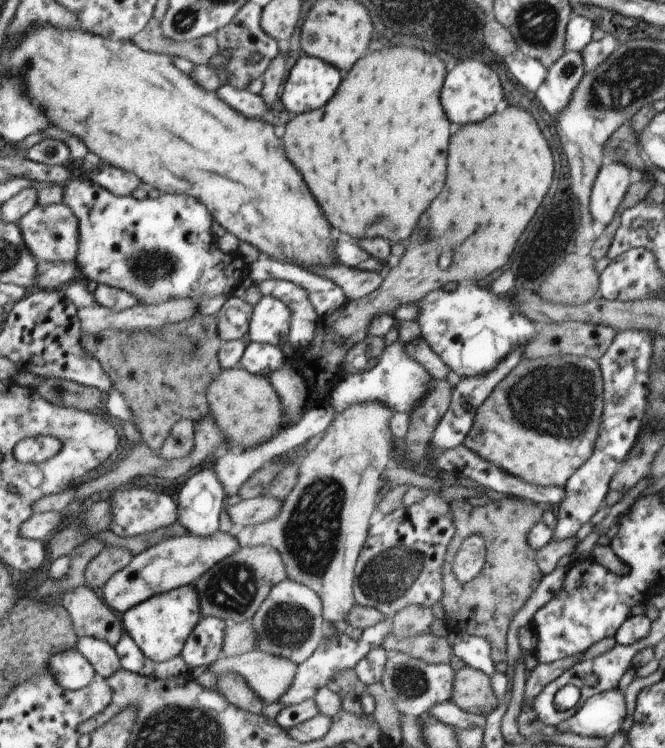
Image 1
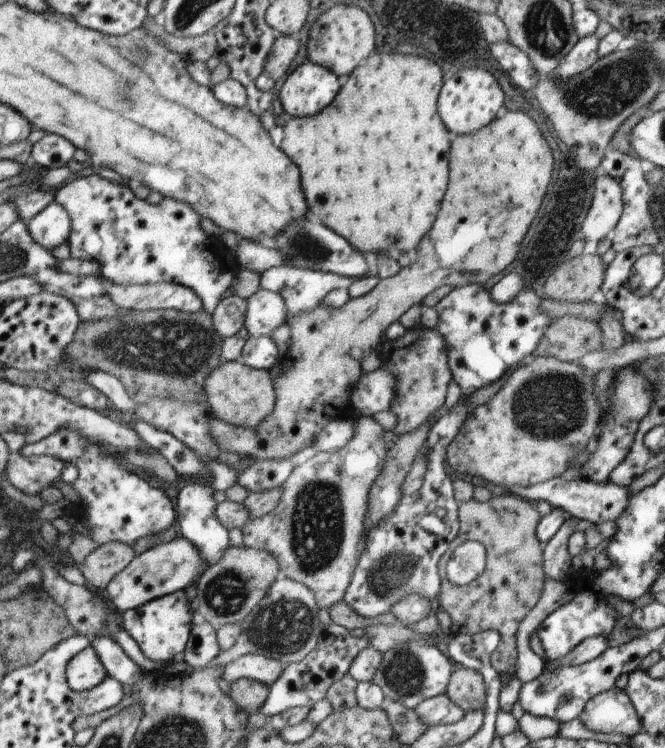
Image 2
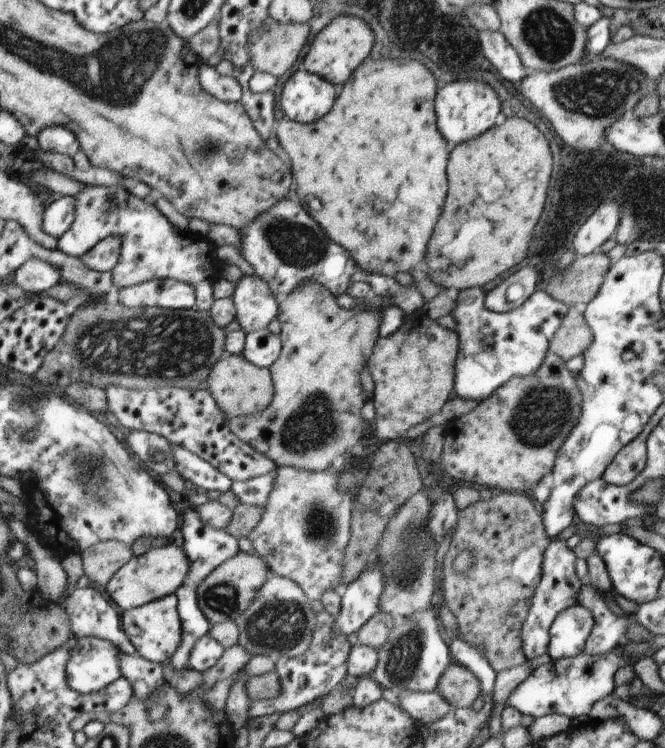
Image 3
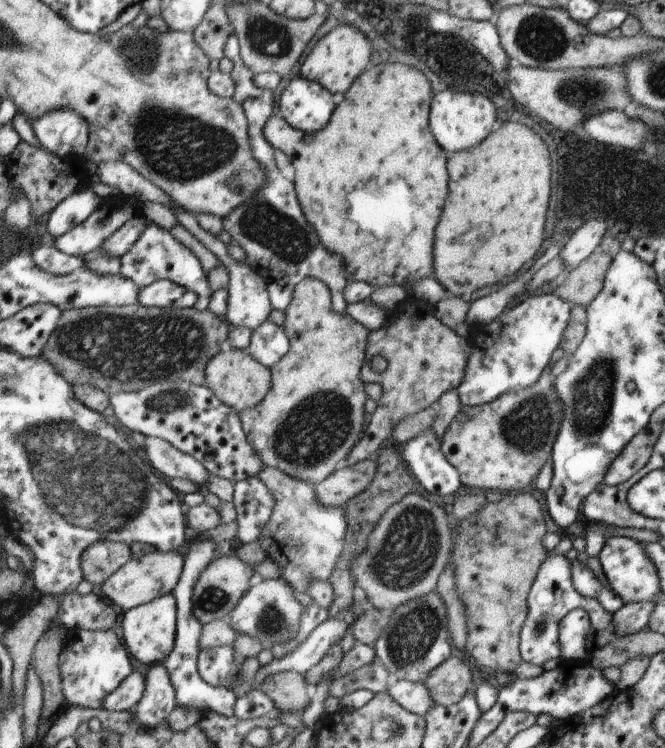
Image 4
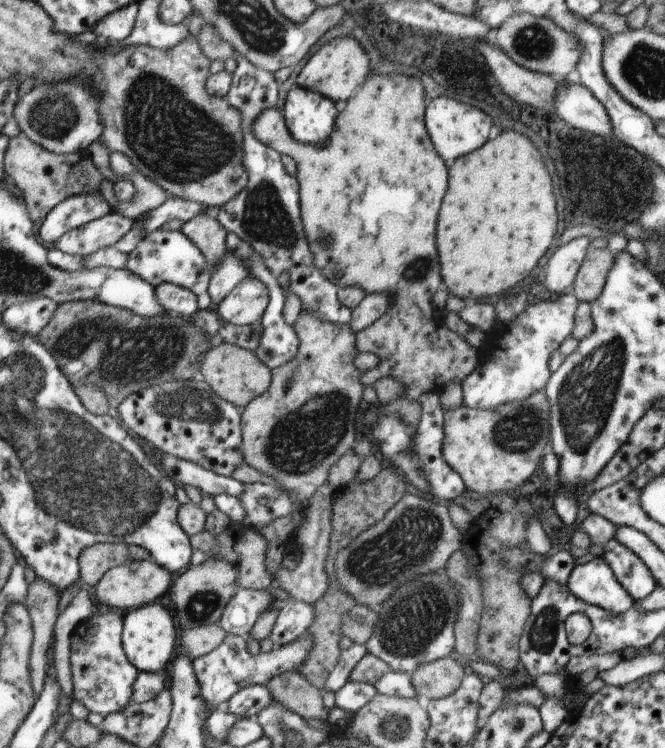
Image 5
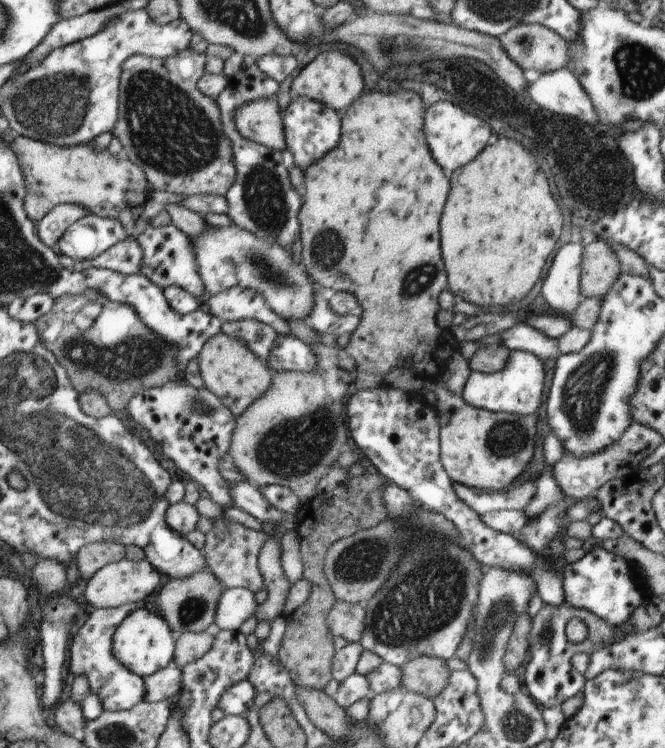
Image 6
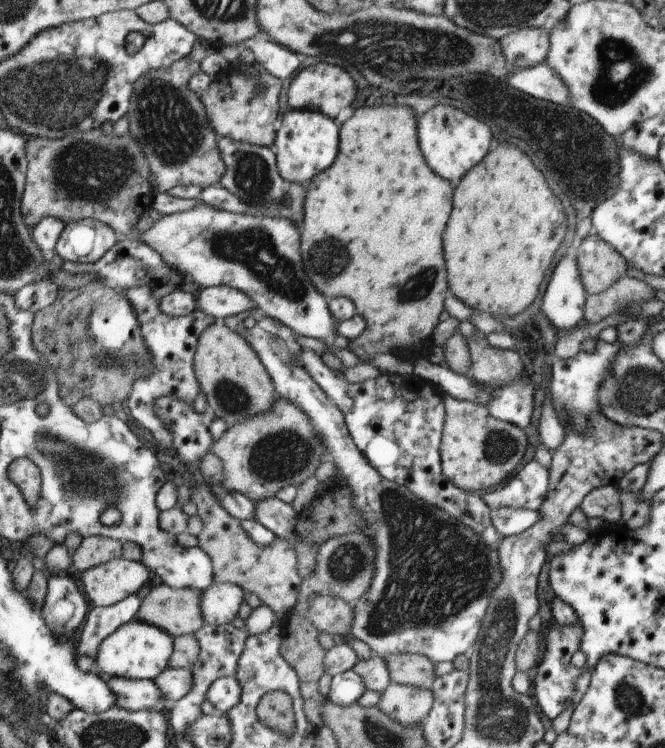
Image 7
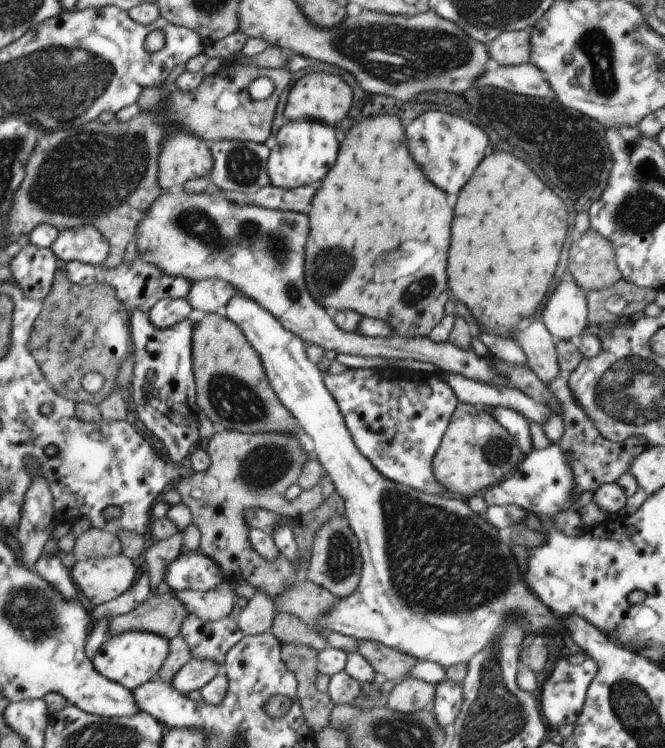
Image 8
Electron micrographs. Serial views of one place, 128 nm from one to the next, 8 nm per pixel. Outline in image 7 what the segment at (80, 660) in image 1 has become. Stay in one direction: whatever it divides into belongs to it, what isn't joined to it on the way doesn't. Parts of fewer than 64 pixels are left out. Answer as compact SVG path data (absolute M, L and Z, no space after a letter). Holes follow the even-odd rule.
M136 594L128 596L110 607L95 607L80 631L79 654L96 660L106 638L119 631L124 624L131 623L138 615L143 600ZM102 675L112 686L112 691L118 697L117 707L128 711L142 711L148 708L164 707L169 710L170 704L163 698L163 693L152 680L129 680L123 677Z

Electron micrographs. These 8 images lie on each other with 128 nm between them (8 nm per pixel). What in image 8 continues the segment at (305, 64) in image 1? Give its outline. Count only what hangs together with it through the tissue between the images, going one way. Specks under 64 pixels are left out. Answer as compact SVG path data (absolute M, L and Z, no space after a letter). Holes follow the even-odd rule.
M290 121L280 128L273 139L276 144L267 161L267 174L271 185L284 190L306 187L322 180L334 166L340 148L334 127L319 121Z

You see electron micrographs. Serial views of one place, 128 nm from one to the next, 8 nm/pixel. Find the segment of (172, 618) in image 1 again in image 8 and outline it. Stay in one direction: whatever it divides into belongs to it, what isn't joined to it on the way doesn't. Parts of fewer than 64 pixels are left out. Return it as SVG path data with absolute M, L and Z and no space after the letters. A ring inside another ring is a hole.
M134 631L111 636L111 639L101 646L93 662L95 668L103 676L117 684L122 684L126 689L134 691L156 678L156 672L160 670L166 656L168 656L168 640L166 640L166 637L162 638L156 633Z

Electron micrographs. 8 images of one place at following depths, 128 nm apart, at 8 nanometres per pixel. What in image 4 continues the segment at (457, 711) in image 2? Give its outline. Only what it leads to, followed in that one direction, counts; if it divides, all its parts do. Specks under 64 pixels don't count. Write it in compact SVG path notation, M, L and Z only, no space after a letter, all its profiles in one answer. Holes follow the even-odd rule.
M391 680L388 693L402 708L405 708L408 712L418 714L418 716L424 717L430 708L436 706L436 702L432 700L430 690L421 682Z

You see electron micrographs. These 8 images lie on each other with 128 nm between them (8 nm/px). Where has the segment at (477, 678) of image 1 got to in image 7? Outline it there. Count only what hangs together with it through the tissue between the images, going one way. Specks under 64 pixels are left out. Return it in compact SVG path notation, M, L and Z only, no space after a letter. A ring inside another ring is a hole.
M408 653L383 659L386 660L392 683L431 689L438 678L438 674L434 672L436 663L432 662L428 656Z

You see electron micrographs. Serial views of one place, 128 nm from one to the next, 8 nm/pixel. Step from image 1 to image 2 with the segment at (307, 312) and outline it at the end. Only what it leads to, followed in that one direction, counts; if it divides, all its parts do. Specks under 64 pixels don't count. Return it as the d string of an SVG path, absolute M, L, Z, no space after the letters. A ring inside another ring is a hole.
M279 266L269 268L259 275L261 287L270 292L280 293L286 301L288 314L300 314L300 312L310 312L322 303L322 298L334 290L348 289L356 277L338 276L338 274L325 273L312 269L296 268L289 266Z

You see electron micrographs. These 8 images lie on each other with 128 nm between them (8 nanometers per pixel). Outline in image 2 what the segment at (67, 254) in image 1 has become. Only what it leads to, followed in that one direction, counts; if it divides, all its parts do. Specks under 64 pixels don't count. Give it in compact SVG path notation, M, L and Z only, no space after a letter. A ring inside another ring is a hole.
M58 202L45 208L34 220L29 222L32 236L55 253L58 248L70 242L73 231L73 218L68 209Z

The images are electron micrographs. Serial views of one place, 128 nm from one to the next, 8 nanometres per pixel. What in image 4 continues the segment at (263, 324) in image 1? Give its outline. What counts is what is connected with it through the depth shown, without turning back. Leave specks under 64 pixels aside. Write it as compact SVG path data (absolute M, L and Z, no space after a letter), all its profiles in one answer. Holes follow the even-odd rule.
M180 205L168 206L168 208L172 210L180 224L184 225L186 230L188 230L202 246L206 246L210 252L217 255L222 266L226 266L229 276L228 292L230 293L230 298L227 300L227 315L225 316L228 322L232 323L234 327L251 328L252 330L256 330L256 328L266 323L274 306L271 304L270 291L267 288L267 282L264 276L251 269L247 264L236 262L227 252L224 243L222 243L217 236L206 232L200 224L198 224L198 220L194 218L194 213L187 211Z

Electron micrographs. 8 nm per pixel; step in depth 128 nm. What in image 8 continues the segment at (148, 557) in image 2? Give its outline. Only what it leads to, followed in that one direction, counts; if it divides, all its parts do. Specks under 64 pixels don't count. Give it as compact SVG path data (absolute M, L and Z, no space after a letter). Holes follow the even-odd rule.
M120 556L85 559L72 568L73 580L81 595L86 595L96 606L111 603L133 585L136 568L132 560Z

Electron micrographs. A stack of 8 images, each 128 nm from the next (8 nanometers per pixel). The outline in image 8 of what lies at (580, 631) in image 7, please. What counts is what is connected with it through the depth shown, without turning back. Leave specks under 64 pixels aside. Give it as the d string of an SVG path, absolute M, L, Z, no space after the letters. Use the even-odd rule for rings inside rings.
M560 657L556 662L556 668L542 686L541 700L544 716L553 729L558 730L567 724L576 725L585 704L587 689L598 673L598 663L587 658L582 664L573 665L569 660Z

